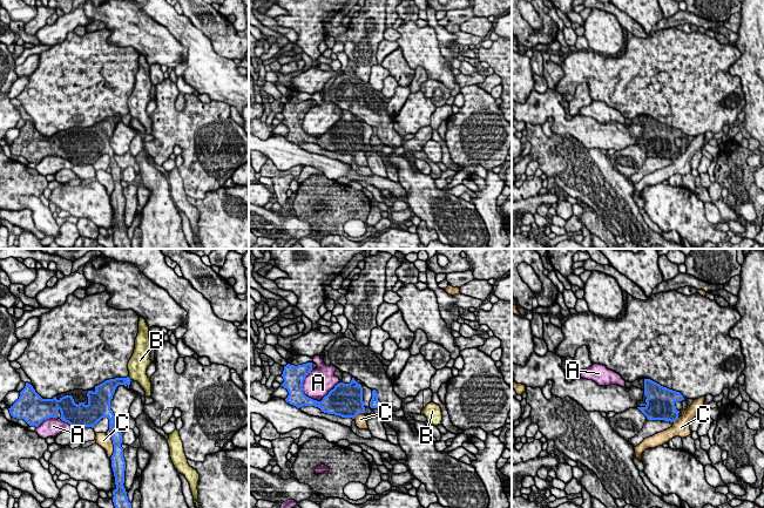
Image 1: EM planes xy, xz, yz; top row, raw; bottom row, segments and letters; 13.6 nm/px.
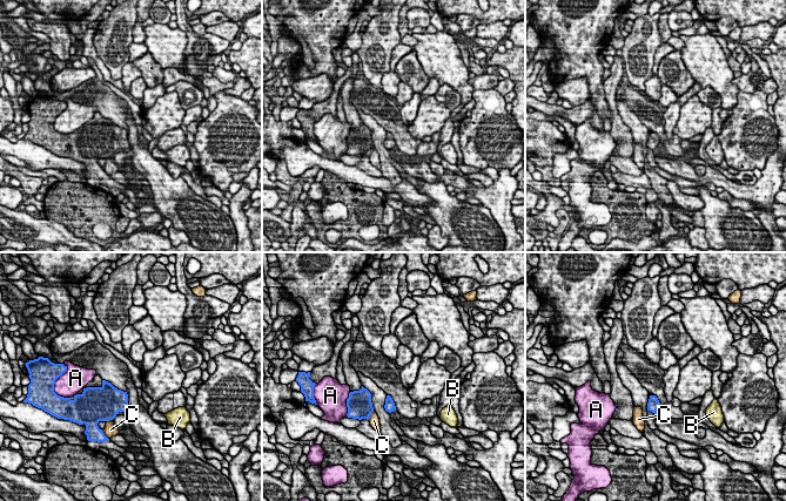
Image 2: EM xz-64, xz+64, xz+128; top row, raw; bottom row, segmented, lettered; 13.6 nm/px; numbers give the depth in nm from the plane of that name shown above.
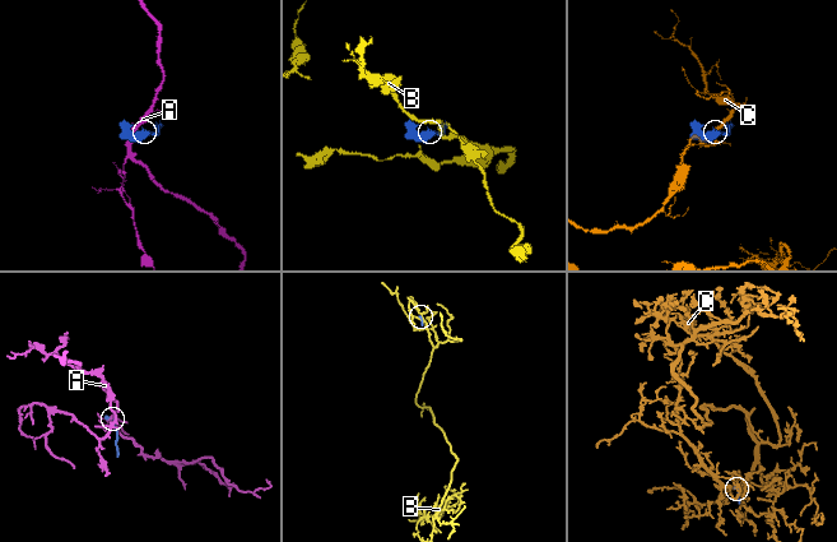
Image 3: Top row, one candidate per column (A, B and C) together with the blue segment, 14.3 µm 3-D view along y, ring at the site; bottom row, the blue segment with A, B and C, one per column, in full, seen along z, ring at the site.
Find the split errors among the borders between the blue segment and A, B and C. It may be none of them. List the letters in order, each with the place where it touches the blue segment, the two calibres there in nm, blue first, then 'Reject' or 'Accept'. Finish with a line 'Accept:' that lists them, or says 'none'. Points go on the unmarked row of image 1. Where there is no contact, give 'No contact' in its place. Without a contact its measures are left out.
A: Touches blue at xz (322, 137). Thickness 380 nm (blue) against 380 nm. Reject
B: Touches blue at xy (129, 116). Thickness 160 nm (blue) against 280 nm. Reject
C: Touches blue at xy (114, 184). Thickness 190 nm (blue) against 190 nm. Reject
Accept: none

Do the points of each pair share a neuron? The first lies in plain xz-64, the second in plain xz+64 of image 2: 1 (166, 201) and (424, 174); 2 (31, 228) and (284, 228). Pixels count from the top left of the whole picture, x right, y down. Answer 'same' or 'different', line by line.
1: different
2: same

